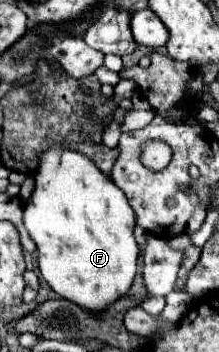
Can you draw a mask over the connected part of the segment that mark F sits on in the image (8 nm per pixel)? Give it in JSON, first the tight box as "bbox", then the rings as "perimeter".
{"bbox":[23,142,139,312],"perimeter":[[[57,142],[39,154],[33,180],[35,190],[25,204],[23,222],[29,236],[37,244],[39,270],[43,278],[61,298],[71,300],[91,312],[101,312],[111,302],[127,294],[137,272],[139,246],[133,238],[135,212],[131,210],[127,196],[87,156],[67,148],[63,142]]]}

